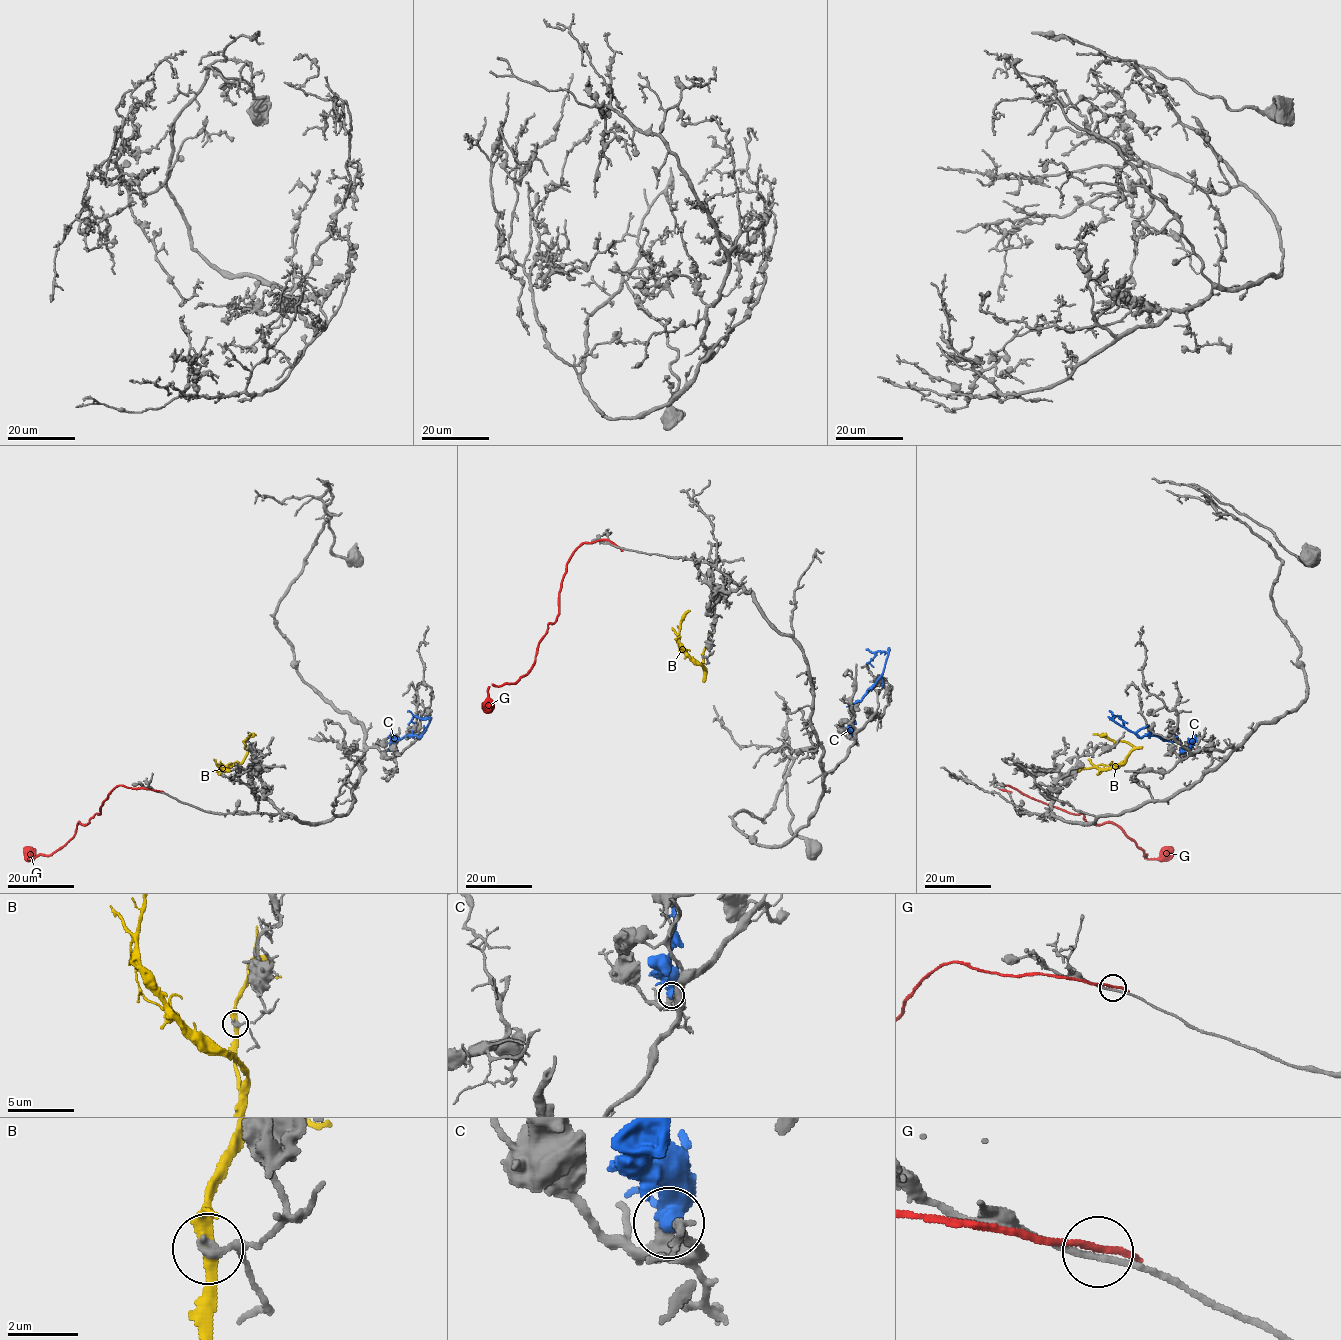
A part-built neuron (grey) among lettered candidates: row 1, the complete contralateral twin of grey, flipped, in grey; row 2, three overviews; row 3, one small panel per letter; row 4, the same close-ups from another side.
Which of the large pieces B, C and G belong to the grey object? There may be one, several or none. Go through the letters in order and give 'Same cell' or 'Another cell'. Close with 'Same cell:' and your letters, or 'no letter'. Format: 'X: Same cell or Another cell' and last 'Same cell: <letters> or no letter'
B: Another cell
C: Same cell
G: Another cell
Same cell: C

